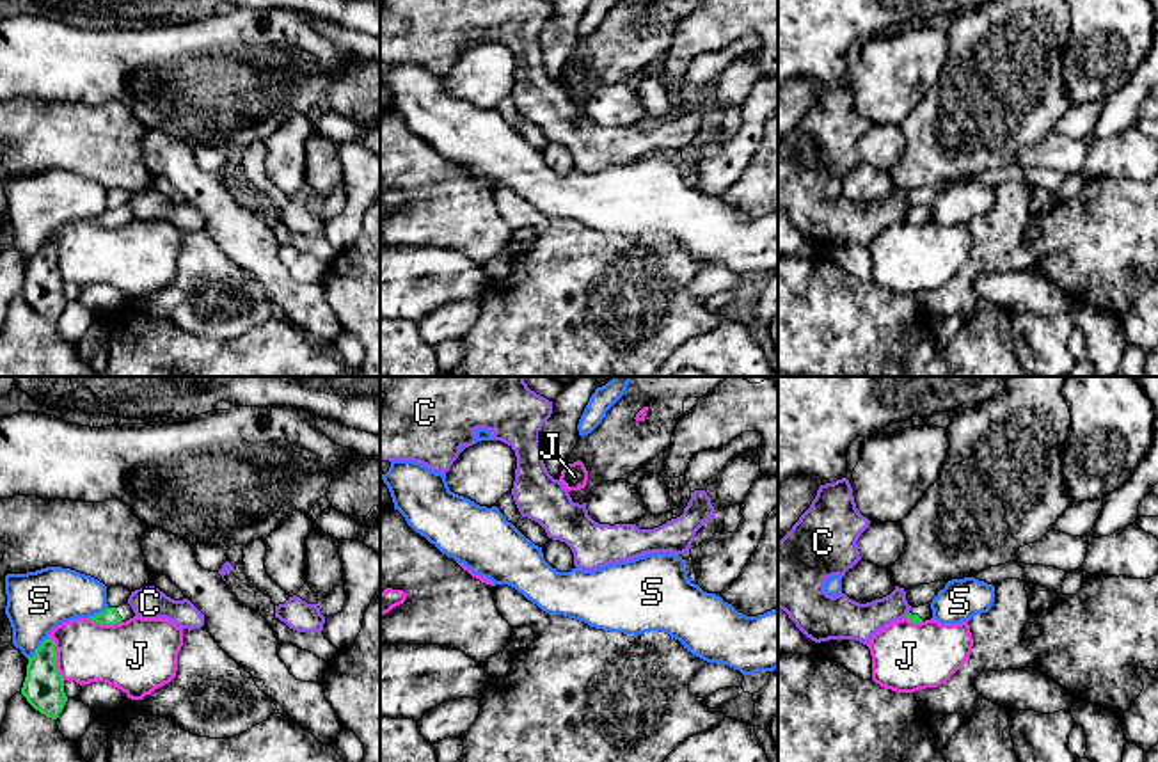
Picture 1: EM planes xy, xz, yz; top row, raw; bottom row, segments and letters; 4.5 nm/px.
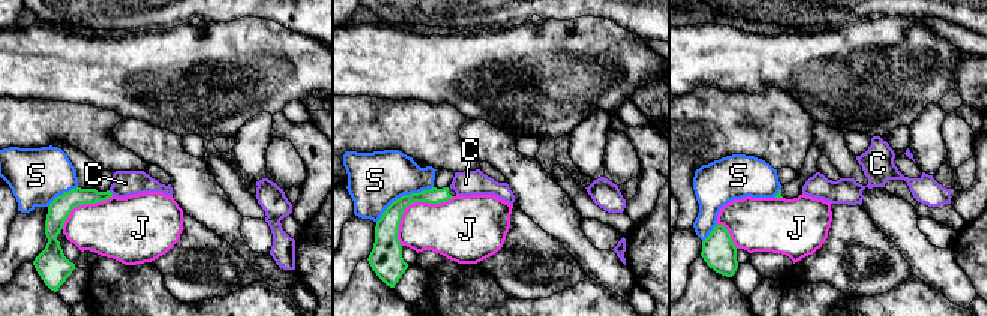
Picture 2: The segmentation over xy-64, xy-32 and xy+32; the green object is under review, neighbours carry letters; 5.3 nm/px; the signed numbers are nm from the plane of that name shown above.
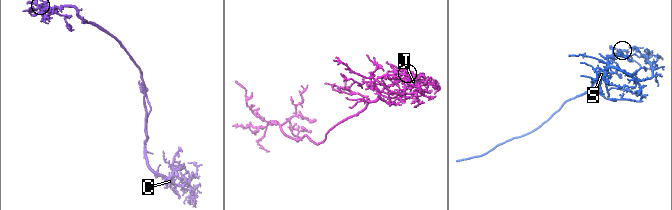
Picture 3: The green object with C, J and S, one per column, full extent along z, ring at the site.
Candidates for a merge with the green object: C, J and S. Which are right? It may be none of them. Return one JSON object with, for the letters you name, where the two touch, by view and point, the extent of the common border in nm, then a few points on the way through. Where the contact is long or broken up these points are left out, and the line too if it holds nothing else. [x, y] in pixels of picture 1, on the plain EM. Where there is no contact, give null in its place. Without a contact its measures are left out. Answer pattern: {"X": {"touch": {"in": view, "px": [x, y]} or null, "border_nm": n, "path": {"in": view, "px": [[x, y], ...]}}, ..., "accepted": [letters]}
{"accepted": []}

